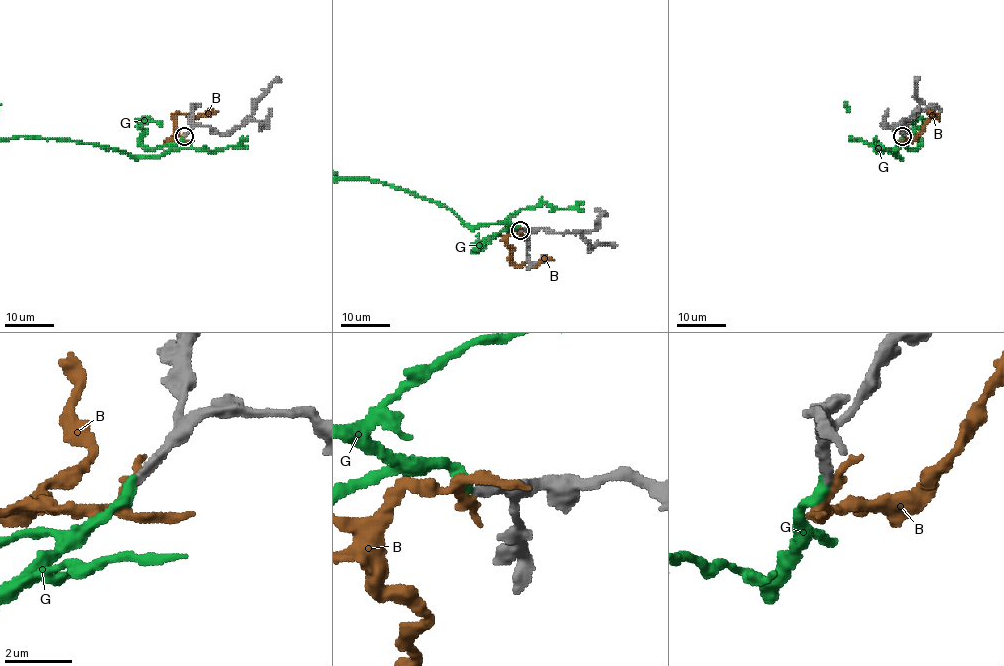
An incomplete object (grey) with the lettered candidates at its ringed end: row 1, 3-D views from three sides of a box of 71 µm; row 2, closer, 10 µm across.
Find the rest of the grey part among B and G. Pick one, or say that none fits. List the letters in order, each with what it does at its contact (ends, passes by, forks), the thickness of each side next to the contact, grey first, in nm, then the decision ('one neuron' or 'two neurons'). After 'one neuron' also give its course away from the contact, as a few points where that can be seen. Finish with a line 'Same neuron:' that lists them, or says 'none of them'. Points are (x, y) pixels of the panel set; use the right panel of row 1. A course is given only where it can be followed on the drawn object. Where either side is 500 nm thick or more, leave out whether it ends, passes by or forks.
B: it ends there; 280 nm thick on the grey side, 380 nm on the other; two neurons
G: it ends there; 300 nm thick on the grey side, 280 nm on the other; one neuron
Same neuron: G

